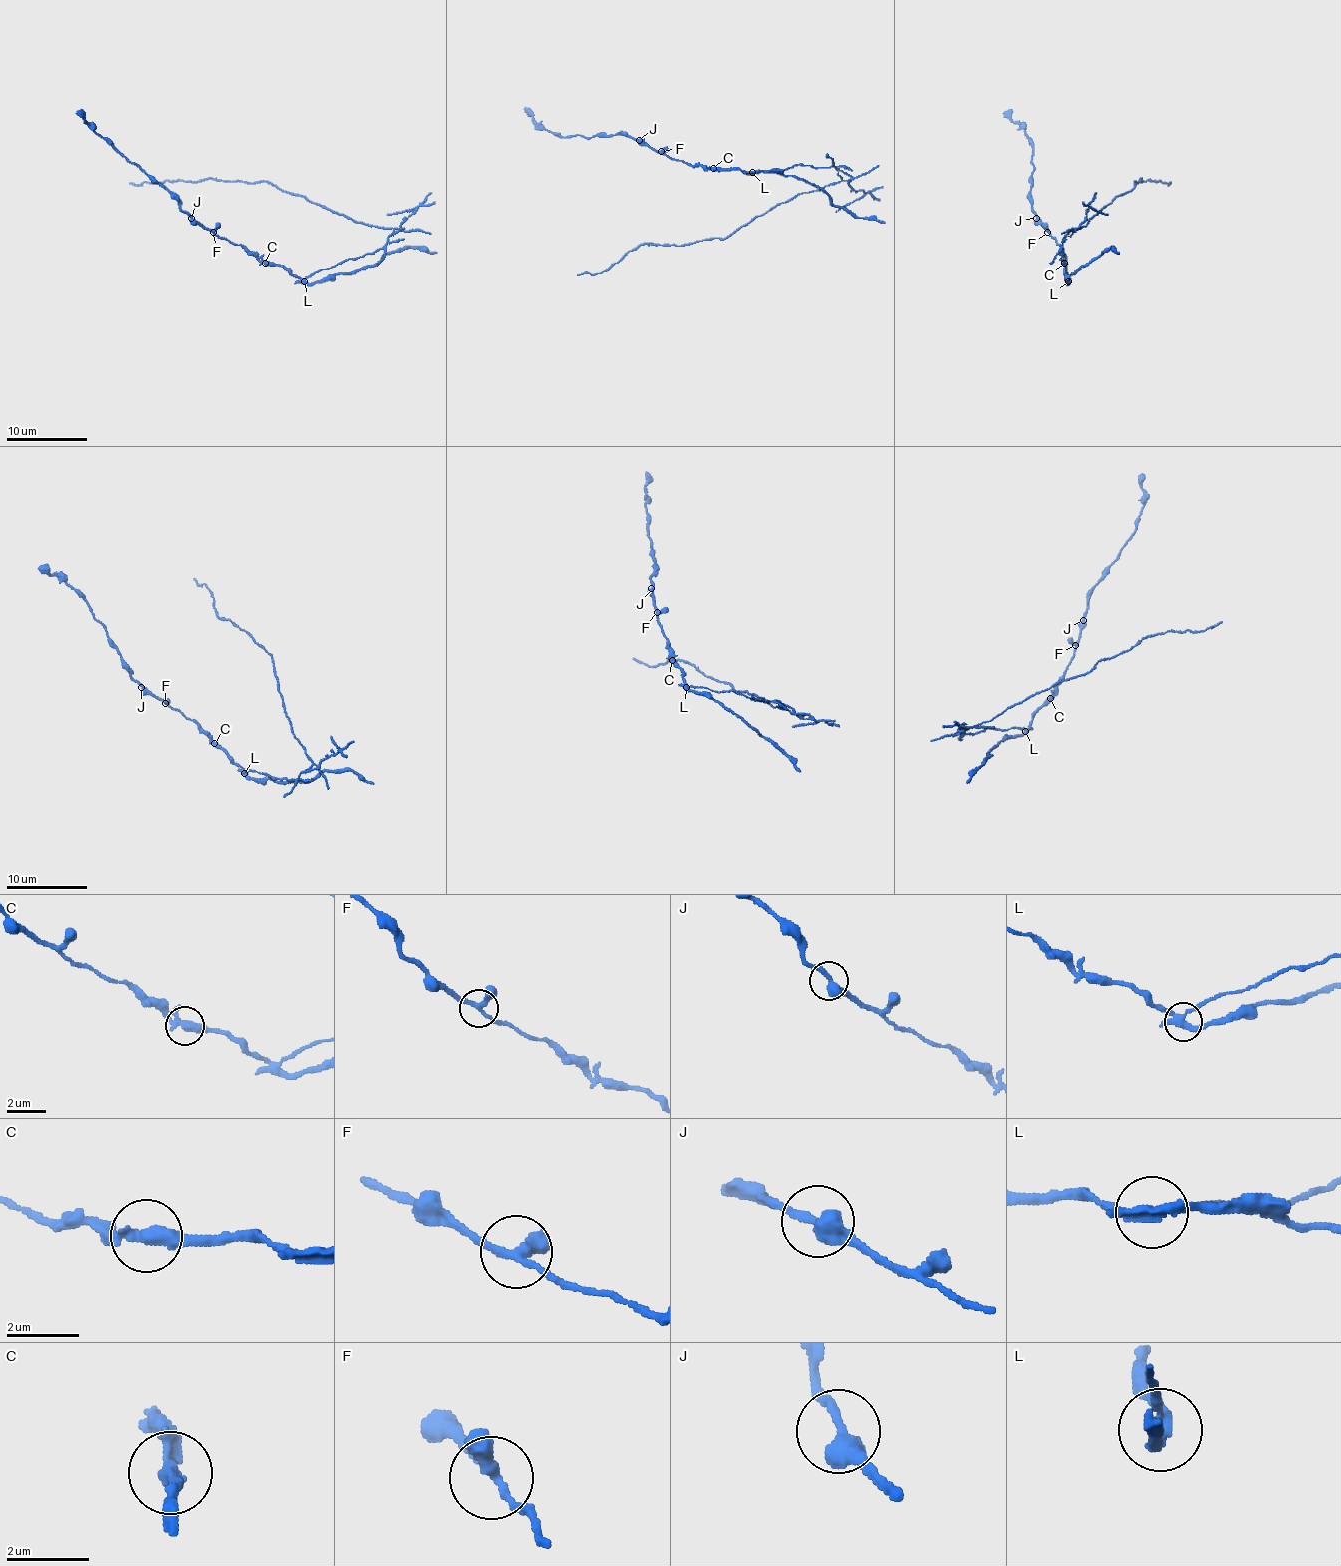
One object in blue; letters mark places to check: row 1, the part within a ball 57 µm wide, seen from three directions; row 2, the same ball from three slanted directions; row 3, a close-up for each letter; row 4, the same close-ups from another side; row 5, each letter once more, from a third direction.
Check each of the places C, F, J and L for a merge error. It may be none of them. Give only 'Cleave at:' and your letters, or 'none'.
Cleave at: L

